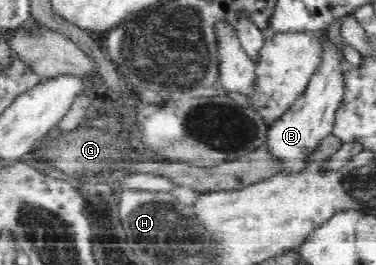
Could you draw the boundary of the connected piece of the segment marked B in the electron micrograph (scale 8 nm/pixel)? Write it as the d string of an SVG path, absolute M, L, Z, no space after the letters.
M328 38L324 40L324 58L318 72L312 76L308 89L296 100L276 122L269 124L267 132L267 146L272 155L283 163L284 168L279 174L300 174L308 170L309 157L315 154L318 143L333 134L335 114L341 103L341 96L344 94L344 74L346 73L346 60L343 54L343 46L336 46L330 43Z

